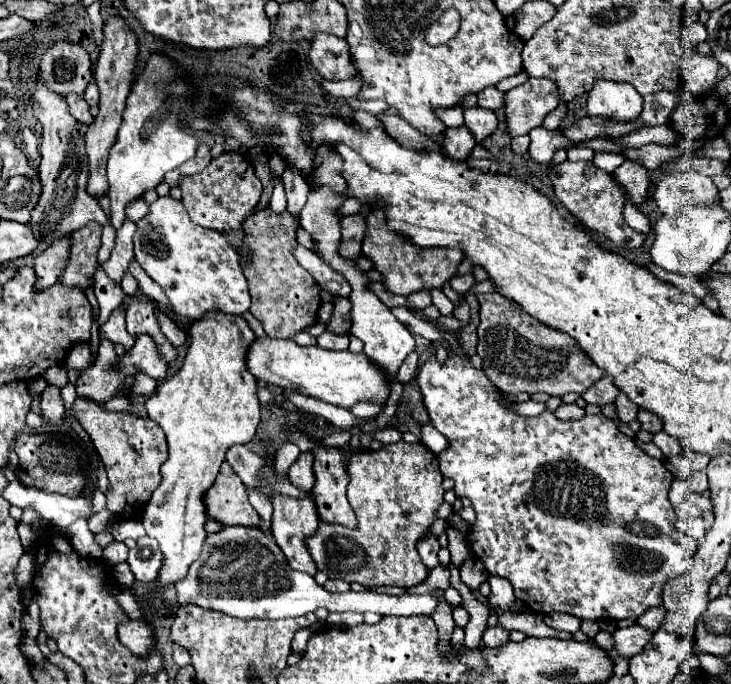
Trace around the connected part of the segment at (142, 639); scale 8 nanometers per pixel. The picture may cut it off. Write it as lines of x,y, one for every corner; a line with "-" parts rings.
128,622
120,624
118,640
134,652
134,656
146,656
154,646
154,634
144,622

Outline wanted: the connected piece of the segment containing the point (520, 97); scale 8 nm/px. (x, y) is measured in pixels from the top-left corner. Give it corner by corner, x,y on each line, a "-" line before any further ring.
528,78
524,84
512,88
504,94
504,106
506,106
506,134
510,138
528,134
532,128
542,126
542,120
548,112
552,112
560,104
558,88
552,80
546,78

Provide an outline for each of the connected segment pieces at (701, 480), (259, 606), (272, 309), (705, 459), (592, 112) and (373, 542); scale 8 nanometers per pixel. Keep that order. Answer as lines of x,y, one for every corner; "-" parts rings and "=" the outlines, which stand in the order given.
694,472
694,474
690,476
688,484
690,484
690,488
694,488
696,492
708,490
708,480
706,480
706,474
704,474
704,472
=
224,526
218,534
210,534
204,542
200,558
190,566
186,580
176,584
180,604
198,604
206,610
216,610
232,618
242,618
242,620
252,620
252,618
268,618
268,620
278,620
278,618
296,618
304,616
308,612
316,612
318,608
326,608
328,612
376,612
380,616
432,616
436,608
436,598
426,594
426,596
414,596
414,594
402,594
402,596
388,596
388,594
378,594
370,590
362,592
346,592
346,594
330,594
326,592
316,580
308,574
296,572
288,566
282,550
274,542
270,534
264,534
254,528
246,526
=
268,208
244,220
244,242
252,248
252,262
242,258
240,264
250,286
250,312
262,322
270,338
290,338
292,334
302,332
306,326
312,326
320,308
318,284
314,284
314,278
292,256
292,248
298,244
296,228
298,220
288,212
276,216
=
690,452
690,454
686,454
685,456
688,458
695,471
703,470
710,462
710,457
705,454
=
598,80
588,92
586,110
590,118
602,116
614,122
634,122
642,112
642,96
630,84
=
404,440
396,444
386,444
380,450
358,450
352,452
348,462
348,502
354,508
354,514
358,518
358,530
350,530
346,526
338,524
326,524
320,522
318,530
310,540
306,540
306,546
318,566
320,572
324,572
328,578
344,580
348,584
358,582
362,586
416,586
422,584
428,576
428,570
424,568
418,552
416,542
418,538
428,530
428,526
436,520
436,510
444,502
444,488
442,488
442,474
438,470
438,458
432,454
422,442
408,444

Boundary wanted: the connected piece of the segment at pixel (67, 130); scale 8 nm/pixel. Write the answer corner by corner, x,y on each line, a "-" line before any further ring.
36,84
36,92
32,98
34,106
34,116
44,128
44,136
40,142
40,166
38,166
38,176
42,180
42,196
38,204
34,206
34,212
30,212
30,228
34,232
34,238
42,244
52,244
58,238
70,236
78,228
82,228
86,222
96,220
102,226
108,226
108,216
100,208
100,204
88,196
86,192
86,152
84,152
84,140
80,130
76,128
76,120
68,112
66,98
62,94
50,92
44,88
44,84

